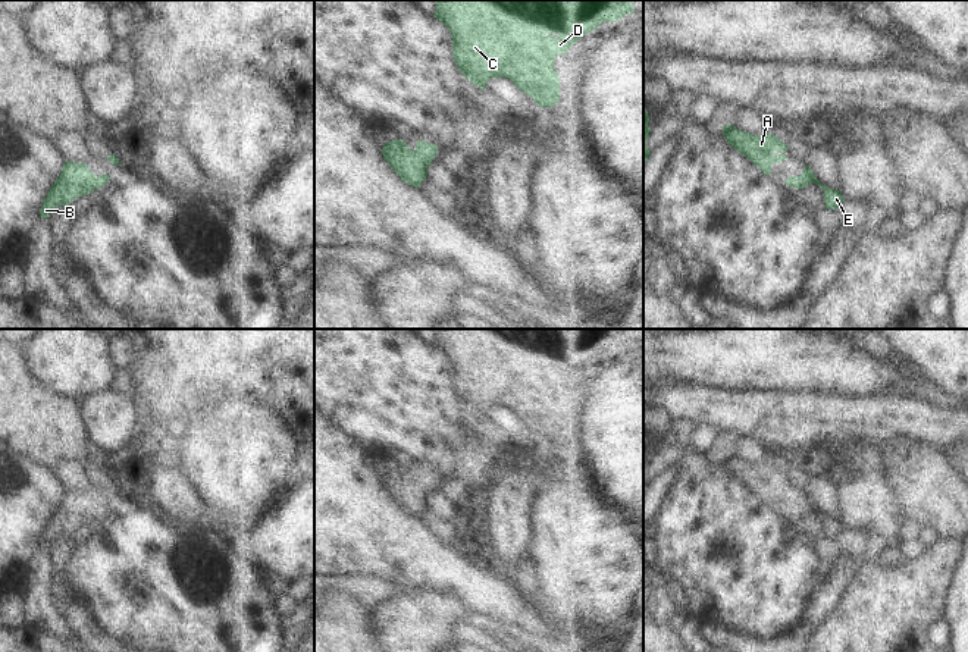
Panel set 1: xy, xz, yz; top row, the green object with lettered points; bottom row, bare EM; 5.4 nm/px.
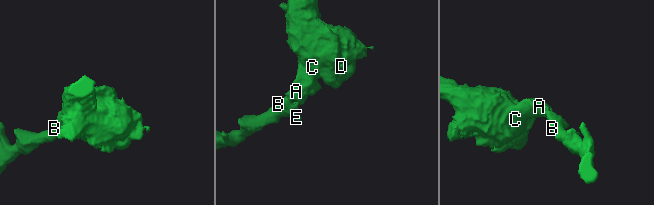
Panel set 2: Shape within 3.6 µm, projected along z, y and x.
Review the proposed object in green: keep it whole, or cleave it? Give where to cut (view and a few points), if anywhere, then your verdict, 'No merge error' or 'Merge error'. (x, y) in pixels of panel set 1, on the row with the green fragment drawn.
No split. No merge error.

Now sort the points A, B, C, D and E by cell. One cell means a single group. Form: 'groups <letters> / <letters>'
groups A B C D E

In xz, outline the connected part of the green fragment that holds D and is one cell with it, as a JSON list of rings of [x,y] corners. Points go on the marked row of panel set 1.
[[[433,0],[433,16],[442,22],[452,38],[452,59],[473,85],[482,91],[491,78],[507,78],[539,107],[552,107],[560,100],[560,78],[554,68],[555,57],[602,22],[615,22],[635,13],[632,0]]]

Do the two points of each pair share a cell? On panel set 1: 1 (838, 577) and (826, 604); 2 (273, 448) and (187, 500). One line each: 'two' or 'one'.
1: one
2: one

